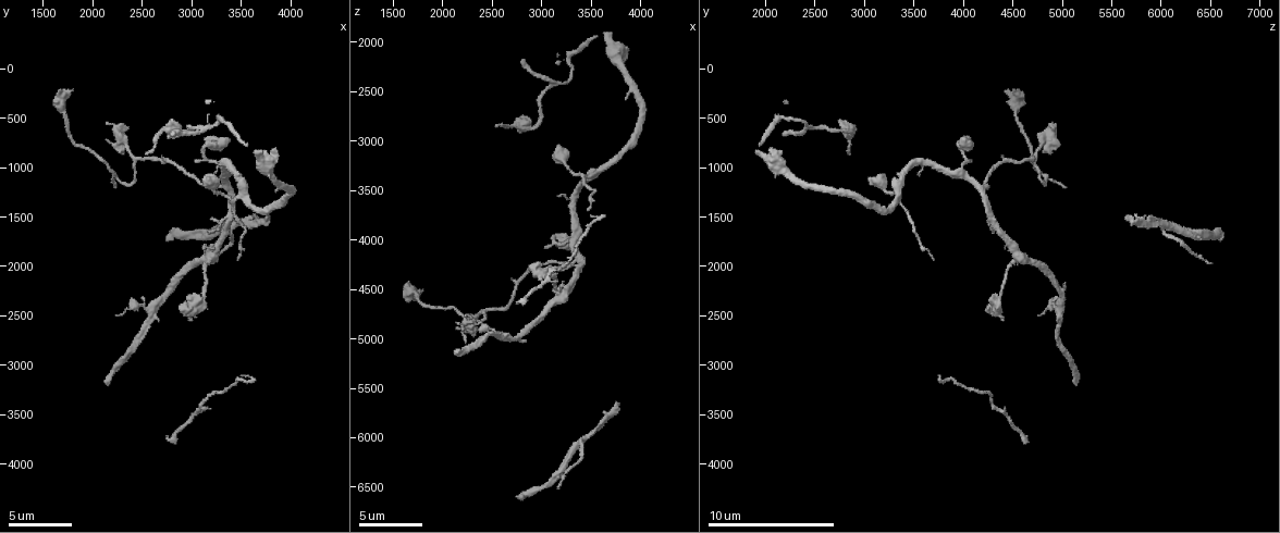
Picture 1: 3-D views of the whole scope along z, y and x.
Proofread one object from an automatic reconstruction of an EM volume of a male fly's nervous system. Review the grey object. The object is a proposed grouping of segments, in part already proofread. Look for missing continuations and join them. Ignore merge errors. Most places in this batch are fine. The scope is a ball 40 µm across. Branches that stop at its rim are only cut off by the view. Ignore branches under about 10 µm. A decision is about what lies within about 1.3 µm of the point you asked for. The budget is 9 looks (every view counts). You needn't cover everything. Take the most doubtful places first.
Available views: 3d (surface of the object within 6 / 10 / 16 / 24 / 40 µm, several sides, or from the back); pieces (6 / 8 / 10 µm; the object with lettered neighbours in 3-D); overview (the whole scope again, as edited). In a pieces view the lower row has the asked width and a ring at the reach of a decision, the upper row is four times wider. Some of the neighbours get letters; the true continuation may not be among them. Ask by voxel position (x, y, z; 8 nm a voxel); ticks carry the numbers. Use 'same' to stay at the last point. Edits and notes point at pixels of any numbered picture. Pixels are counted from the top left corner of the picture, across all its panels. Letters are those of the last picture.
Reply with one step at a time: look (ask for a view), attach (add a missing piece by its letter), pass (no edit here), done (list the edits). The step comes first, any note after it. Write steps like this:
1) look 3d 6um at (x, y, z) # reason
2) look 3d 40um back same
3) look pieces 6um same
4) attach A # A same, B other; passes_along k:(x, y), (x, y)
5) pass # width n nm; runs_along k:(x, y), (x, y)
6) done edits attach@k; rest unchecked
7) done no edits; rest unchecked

look 3d 6um at (3360, 700, 4020) # free end

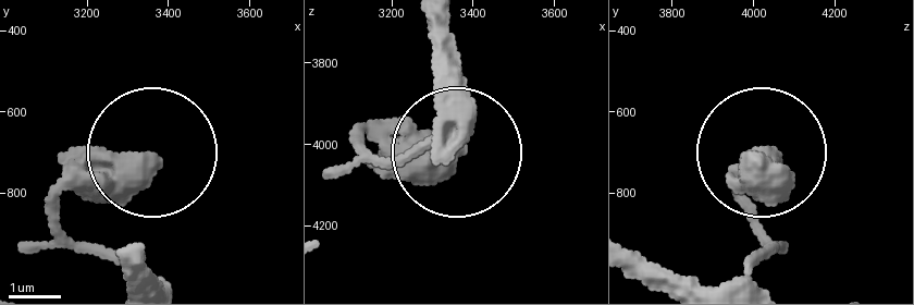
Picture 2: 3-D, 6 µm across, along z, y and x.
look pieces 6um at (3355, 725, 4015) # see the neighbours

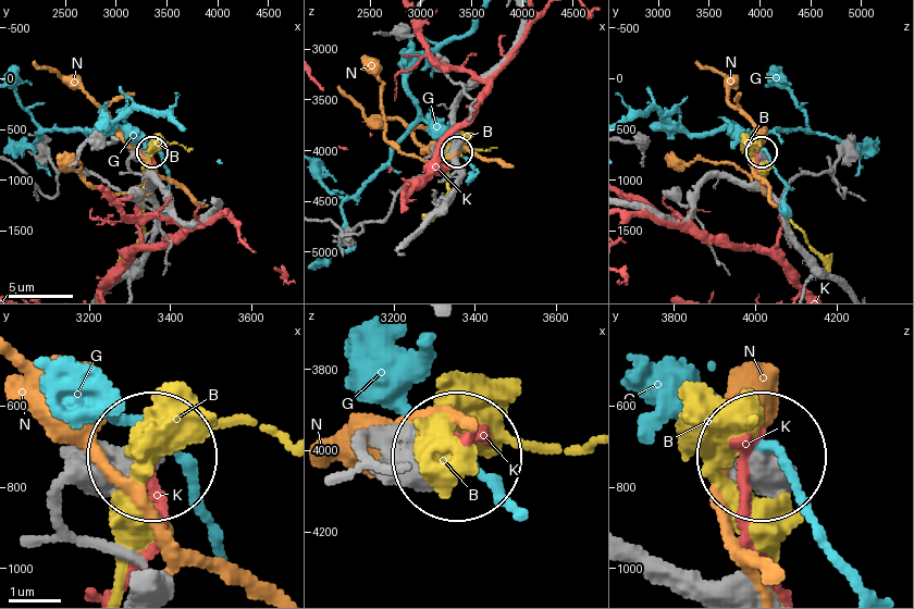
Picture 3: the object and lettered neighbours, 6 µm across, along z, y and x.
pass # B other, G other, K other, N other; none of them fits

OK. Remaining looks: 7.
look pieces 6um at (3160, 1140, 3060) # free end

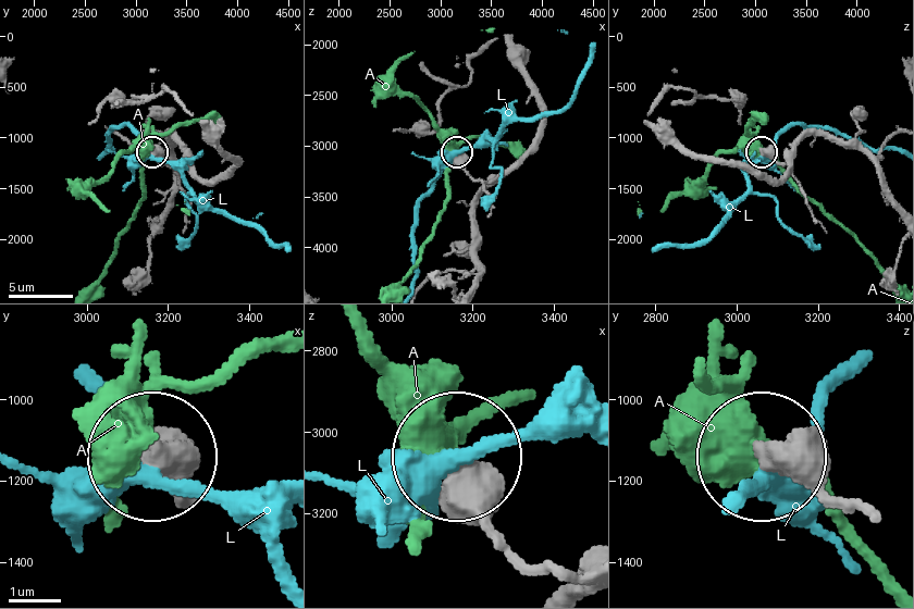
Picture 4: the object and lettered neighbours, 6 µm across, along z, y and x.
pass # A other, L other; none of them fits

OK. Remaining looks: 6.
look pieces 6um at (3620, 3160, 3780) # branch stops here

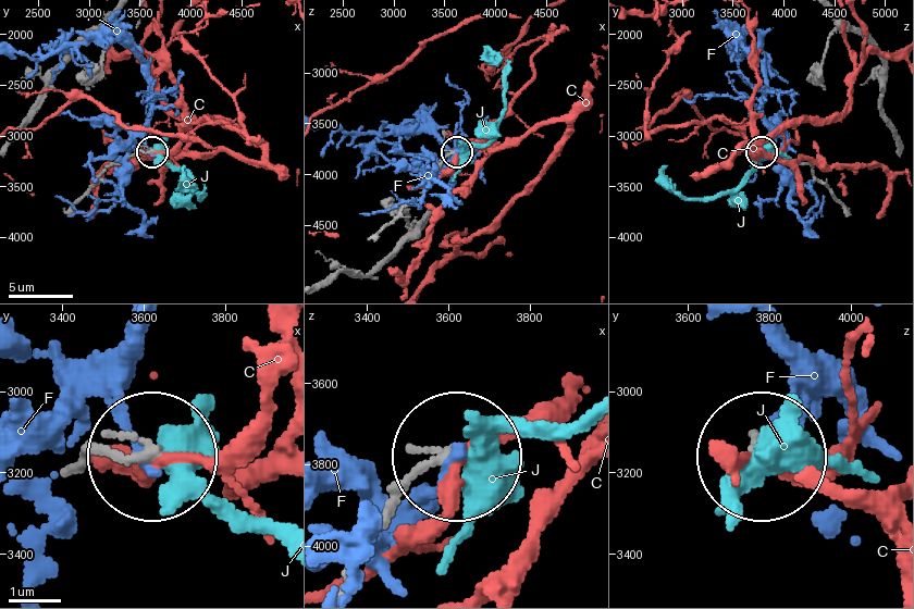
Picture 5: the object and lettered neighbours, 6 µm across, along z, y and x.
pass # width 180 nm; C other, F other, J other; none of them fits

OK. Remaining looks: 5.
look pieces 10um at (3460, 1900, 3700) # tapers out

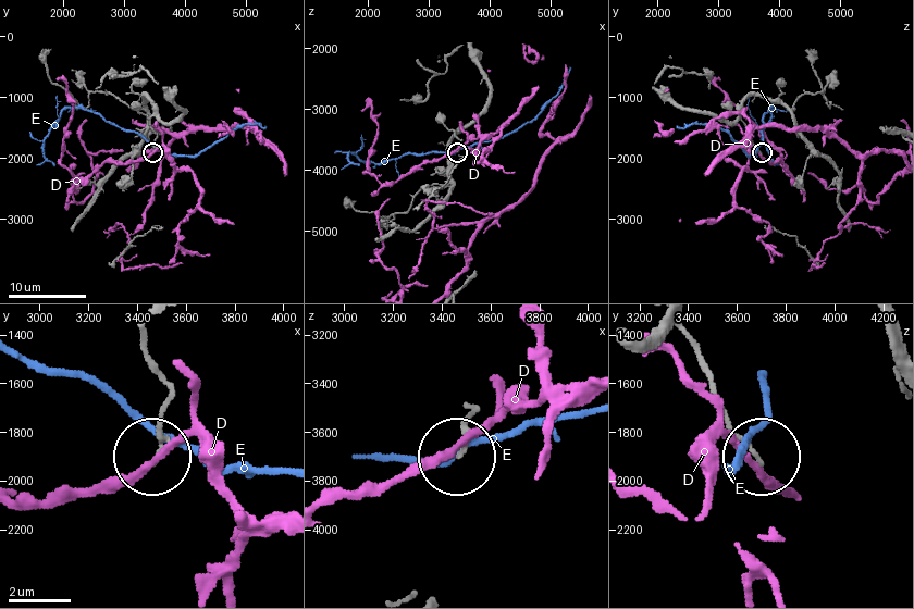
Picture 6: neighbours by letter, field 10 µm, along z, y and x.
pass # width 90 nm; D other, E other; runs_along 6:(467, 404), (476, 411), (462, 456); none of them fits

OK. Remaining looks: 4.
done no edits; rest unchecked

